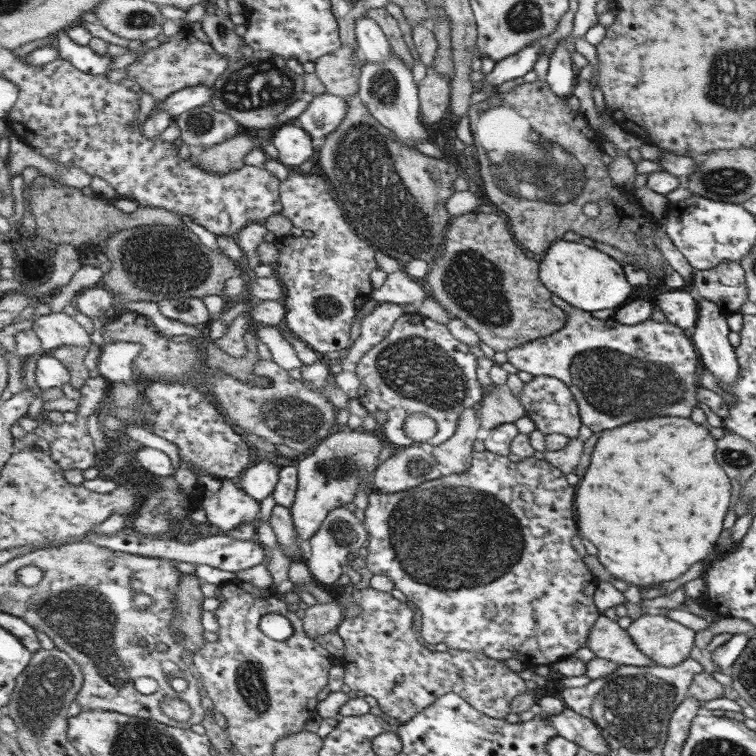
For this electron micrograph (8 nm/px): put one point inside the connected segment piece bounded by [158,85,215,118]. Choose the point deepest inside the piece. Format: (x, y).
(187, 99)

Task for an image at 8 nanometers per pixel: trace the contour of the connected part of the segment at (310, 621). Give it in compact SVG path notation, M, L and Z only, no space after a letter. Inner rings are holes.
M338 599L331 603L318 602L305 610L304 626L306 633L317 640L321 634L336 631L345 618L345 609Z

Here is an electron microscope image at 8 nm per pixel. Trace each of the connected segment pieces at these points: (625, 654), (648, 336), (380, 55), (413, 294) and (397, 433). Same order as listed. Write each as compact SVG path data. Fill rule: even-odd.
M603 614L598 618L598 622L590 634L587 647L597 657L611 660L620 665L655 665L652 660L636 650L628 629Z
M559 300L557 306L566 314L567 324L550 337L531 341L517 348L508 350L509 363L518 370L530 373L533 377L555 377L570 386L578 399L582 424L595 434L613 430L623 424L631 424L639 419L651 417L689 417L695 399L695 387L699 386L699 354L693 350L686 334L679 328L667 324L667 321L655 322L651 319L634 325L623 324L615 316L610 319L597 320L591 312L579 310L569 302Z
M365 16L357 20L355 33L359 48L366 60L382 63L392 55L393 48L390 40L381 26L370 17Z
M403 270L388 274L383 285L374 290L372 298L379 303L412 304L417 307L429 294L423 282L412 278Z
M418 312L405 313L398 318L386 340L381 341L359 361L357 376L361 383L358 394L361 404L366 406L371 414L376 410L388 414L383 425L384 435L390 444L399 448L409 444L405 433L405 422L410 414L422 412L430 414L435 419L439 433L427 443L436 447L455 436L459 428L459 417L465 410L479 407L487 394L478 377L478 357L469 350L469 345L459 340L446 324L435 322L427 316L419 315Z

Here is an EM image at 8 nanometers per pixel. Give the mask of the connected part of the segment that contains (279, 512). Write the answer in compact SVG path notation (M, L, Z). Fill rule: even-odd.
M275 505L270 514L269 522L276 535L277 542L286 556L292 558L292 562L305 562L301 548L299 548L301 540L295 528L292 510Z

